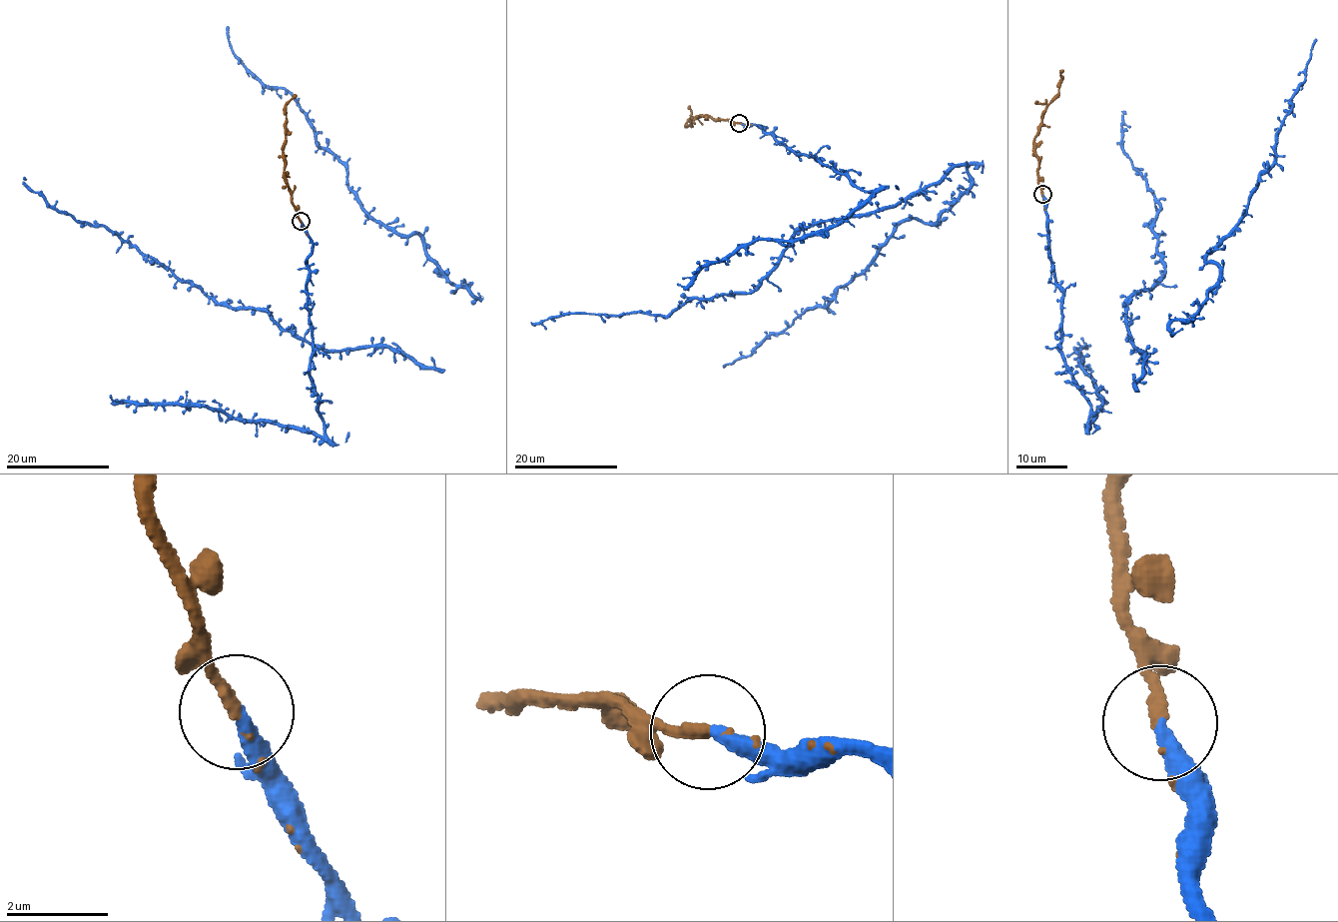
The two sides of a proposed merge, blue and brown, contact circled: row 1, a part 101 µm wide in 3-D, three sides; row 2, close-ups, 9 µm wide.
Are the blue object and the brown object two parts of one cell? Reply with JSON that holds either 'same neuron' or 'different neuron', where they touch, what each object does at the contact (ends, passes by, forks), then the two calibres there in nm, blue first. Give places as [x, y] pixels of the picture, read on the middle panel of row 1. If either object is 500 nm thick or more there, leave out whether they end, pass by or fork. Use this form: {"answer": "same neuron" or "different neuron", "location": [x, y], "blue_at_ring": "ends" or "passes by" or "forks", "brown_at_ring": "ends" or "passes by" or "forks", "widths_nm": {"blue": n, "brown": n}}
{"answer": "same neuron", "location": [739, 123], "blue_at_ring": "ends", "brown_at_ring": "ends", "widths_nm": {"blue": 300, "brown": 240}}

